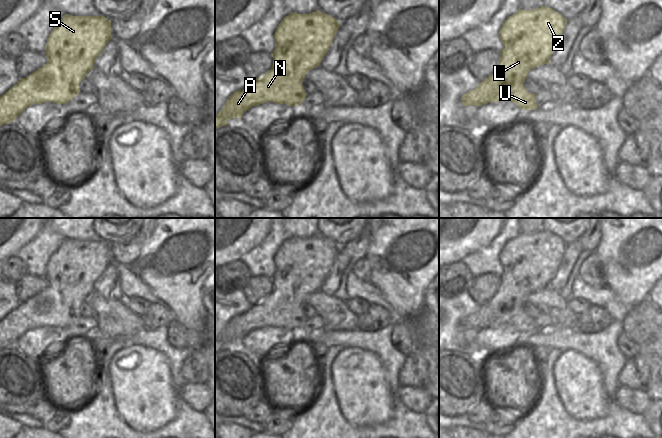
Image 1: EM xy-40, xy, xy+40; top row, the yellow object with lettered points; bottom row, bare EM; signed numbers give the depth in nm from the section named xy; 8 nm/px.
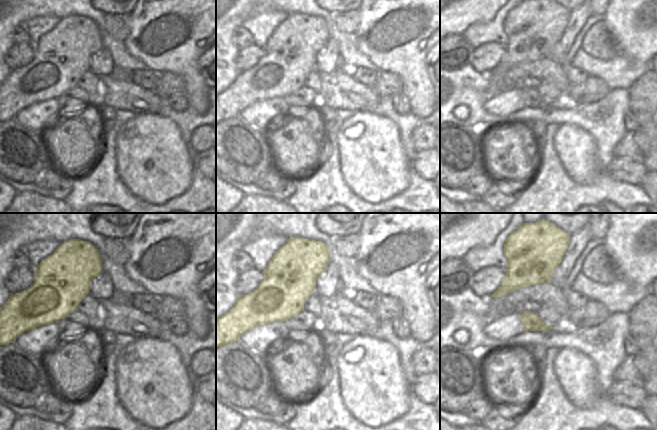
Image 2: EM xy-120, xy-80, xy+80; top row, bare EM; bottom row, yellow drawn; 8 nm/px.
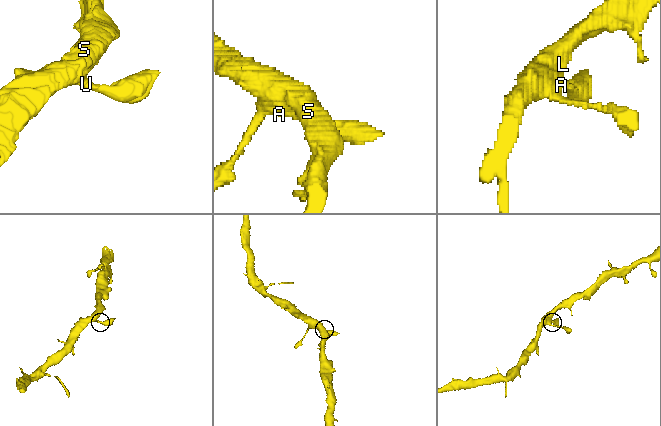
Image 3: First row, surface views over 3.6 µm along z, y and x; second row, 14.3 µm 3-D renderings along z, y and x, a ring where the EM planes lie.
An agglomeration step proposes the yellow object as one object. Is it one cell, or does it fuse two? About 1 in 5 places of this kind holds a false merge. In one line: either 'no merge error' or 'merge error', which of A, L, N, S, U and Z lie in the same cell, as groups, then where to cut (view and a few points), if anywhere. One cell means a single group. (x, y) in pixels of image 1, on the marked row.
no merge error; A L N S U Z; no cut

